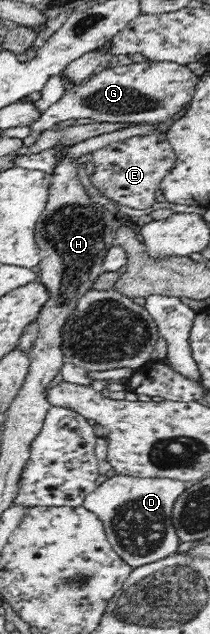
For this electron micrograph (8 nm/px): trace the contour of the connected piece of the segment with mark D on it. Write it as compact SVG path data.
M115 475L87 494L82 505L102 520L110 545L134 569L177 552L181 542L170 518L174 502L184 490L185 484L179 480Z

